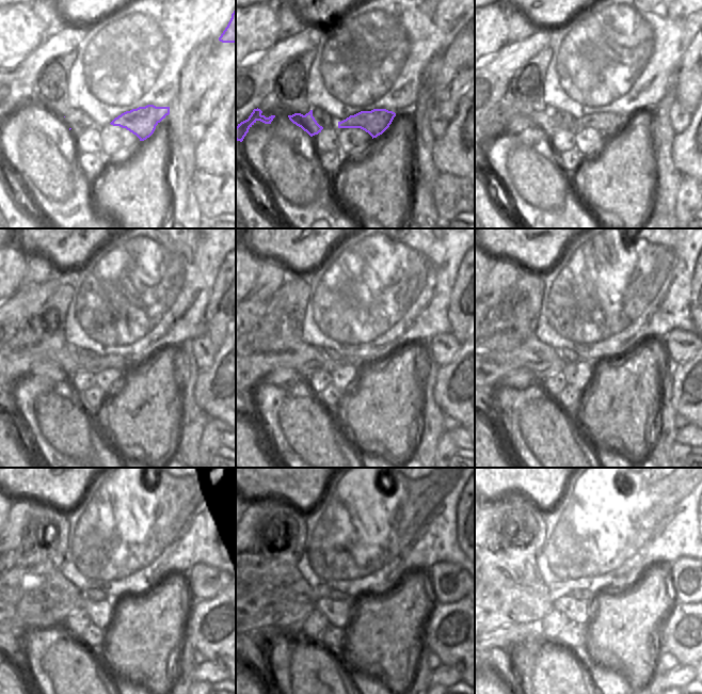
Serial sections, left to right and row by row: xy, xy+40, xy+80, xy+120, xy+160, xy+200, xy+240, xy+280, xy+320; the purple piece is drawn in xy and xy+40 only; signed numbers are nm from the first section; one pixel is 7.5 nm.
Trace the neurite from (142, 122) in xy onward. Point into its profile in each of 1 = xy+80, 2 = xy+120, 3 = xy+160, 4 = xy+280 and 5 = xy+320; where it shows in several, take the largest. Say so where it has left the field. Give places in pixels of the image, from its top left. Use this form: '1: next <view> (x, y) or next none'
1: next xy+80 (606, 123)
2: next xy+120 (18, 361)
3: next xy+160 (257, 361)
4: next xy+280 (262, 589)
5: next xy+320 (504, 587)

